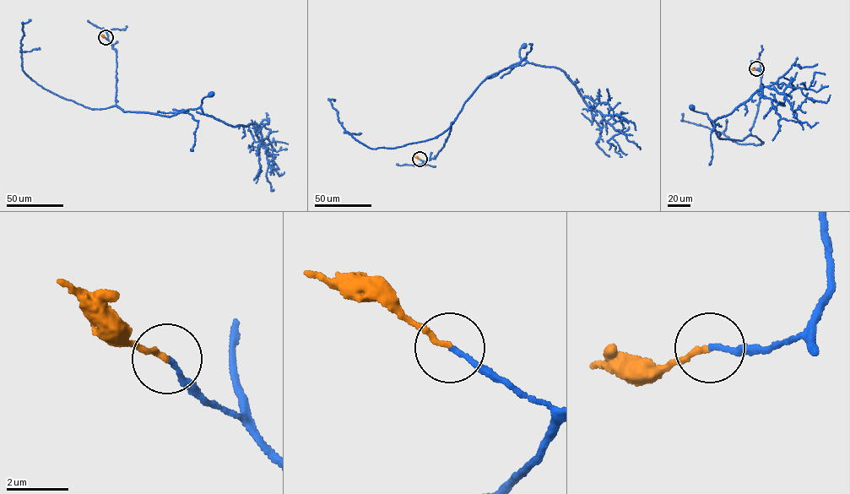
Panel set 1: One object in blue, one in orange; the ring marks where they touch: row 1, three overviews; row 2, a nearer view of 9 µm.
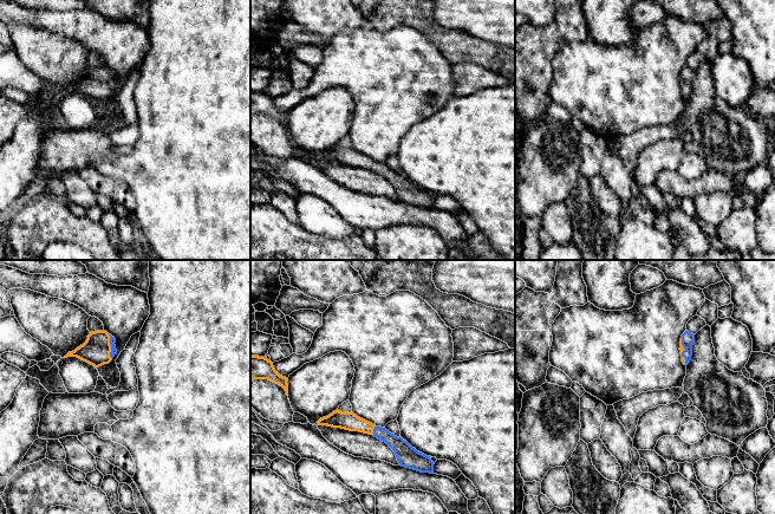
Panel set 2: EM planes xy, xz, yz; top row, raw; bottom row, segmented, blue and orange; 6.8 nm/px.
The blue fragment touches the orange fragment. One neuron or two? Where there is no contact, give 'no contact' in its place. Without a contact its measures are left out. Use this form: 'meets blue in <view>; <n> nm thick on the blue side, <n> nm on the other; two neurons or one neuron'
meets blue in xy; 50 nm thick on the blue side, 190 nm on the other; one neuron

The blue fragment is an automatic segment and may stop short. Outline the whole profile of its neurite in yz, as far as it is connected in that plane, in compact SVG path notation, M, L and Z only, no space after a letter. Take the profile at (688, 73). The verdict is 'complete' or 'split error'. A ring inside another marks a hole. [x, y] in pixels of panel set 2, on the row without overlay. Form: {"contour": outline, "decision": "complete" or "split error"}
{"contour": "M685 66L682 70L679 85L682 90L682 97L684 100L688 100L691 96L693 77L695 70L690 69L689 66Z", "decision": "split error"}

